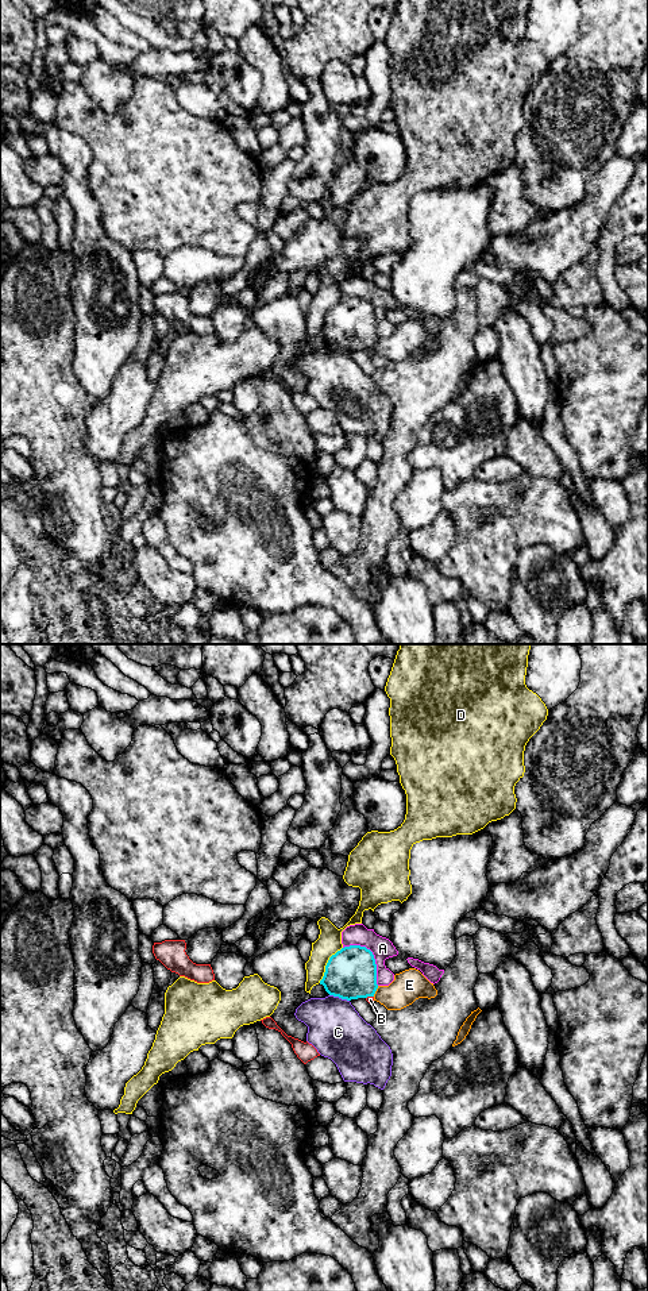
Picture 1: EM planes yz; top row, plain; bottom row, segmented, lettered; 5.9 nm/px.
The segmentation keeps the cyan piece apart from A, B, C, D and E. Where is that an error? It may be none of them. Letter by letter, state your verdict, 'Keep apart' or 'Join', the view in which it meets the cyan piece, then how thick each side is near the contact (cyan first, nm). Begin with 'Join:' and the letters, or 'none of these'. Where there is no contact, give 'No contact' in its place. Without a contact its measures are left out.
Join: none of these
A: Keep apart. Touches cyan in yz. Thickness 300 nm (cyan) against 140 nm
B: Keep apart. Touches cyan in yz. Thickness 300 nm (cyan) against 50 nm
C: Keep apart. Touches cyan in yz. Thickness 300 nm (cyan) against 320 nm
D: Keep apart. Touches cyan in yz. Thickness 300 nm (cyan) against 140 nm
E: Keep apart. Touches cyan in yz. Thickness 300 nm (cyan) against 190 nm

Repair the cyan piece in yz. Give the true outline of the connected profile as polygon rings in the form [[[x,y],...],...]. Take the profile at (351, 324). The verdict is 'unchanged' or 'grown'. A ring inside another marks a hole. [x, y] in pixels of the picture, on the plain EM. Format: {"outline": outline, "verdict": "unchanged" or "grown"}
{"outline": [[[360,297],[342,300],[329,309],[320,336],[329,347],[347,352],[374,348],[378,336],[373,304]]], "verdict": "unchanged"}

